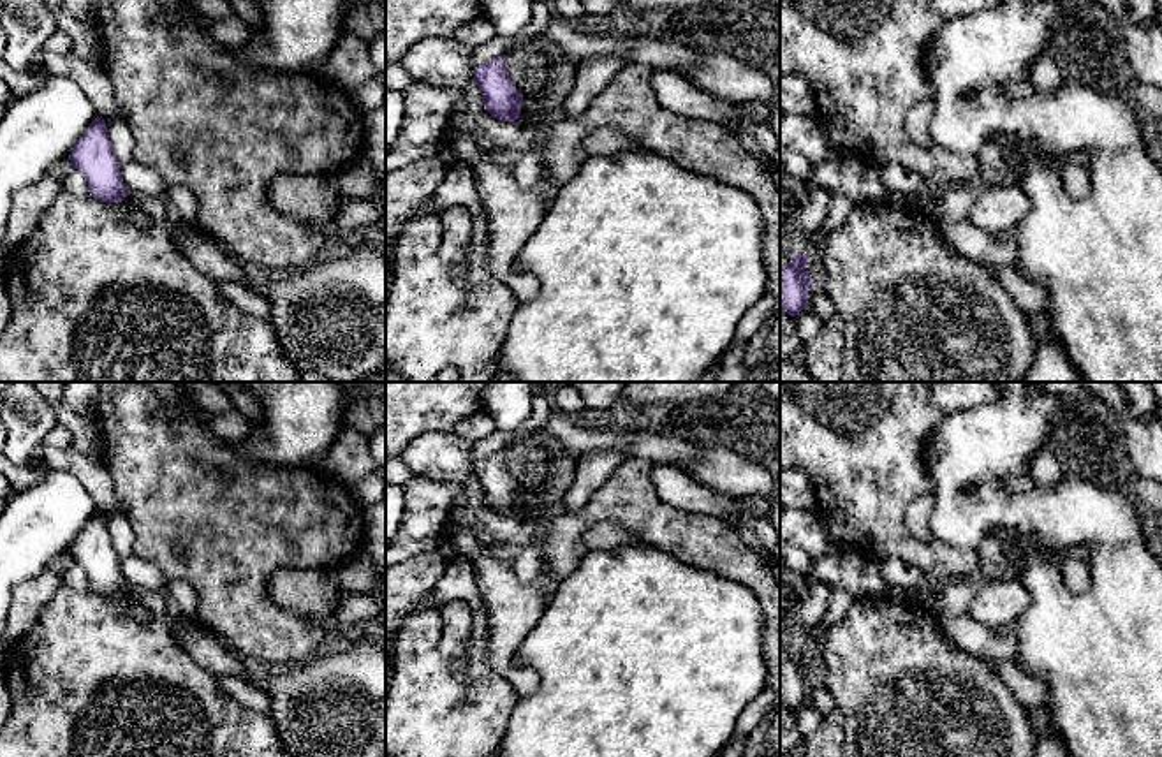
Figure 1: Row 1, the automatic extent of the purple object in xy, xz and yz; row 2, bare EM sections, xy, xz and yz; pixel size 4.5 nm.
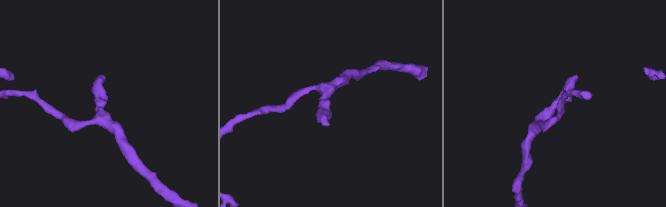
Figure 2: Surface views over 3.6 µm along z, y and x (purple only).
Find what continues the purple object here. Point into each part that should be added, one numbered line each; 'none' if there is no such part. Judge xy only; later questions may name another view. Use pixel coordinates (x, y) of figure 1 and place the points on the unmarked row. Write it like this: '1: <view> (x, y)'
none

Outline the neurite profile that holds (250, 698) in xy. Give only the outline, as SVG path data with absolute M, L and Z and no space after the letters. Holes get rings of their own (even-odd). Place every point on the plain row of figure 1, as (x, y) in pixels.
M220 676L218 678L220 688L236 699L243 708L269 713L269 699L264 692L255 688L254 685L236 678L236 676Z

